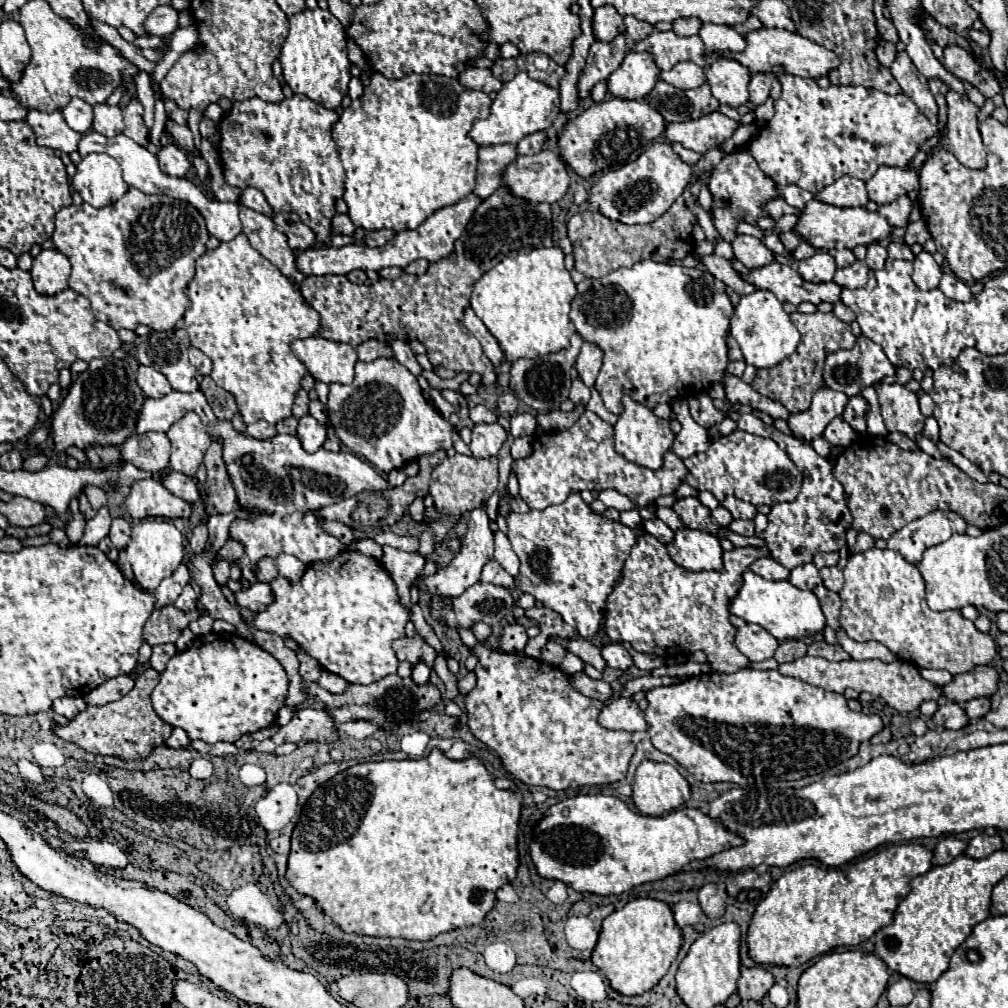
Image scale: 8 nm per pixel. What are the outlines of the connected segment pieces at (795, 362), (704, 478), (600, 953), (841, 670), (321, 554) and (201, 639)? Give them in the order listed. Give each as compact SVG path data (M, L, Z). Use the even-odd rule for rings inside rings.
M794 312L794 314L790 314L790 318L792 318L794 326L798 328L798 332L802 334L802 340L800 340L796 352L792 356L784 358L774 368L758 370L758 374L756 374L754 382L752 382L752 388L756 392L760 392L762 396L784 404L792 414L796 414L796 412L808 410L812 394L818 388L824 386L824 380L822 380L824 358L830 352L836 352L840 348L852 348L856 344L856 336L852 334L850 324L836 318L834 312L828 312L828 314L822 314L822 312L800 314L800 312Z
M736 430L716 442L710 442L710 448L706 452L686 458L684 464L690 472L686 476L686 482L696 490L708 490L720 502L726 496L736 496L754 506L776 506L780 502L794 502L804 478L800 468L788 458L782 448L778 448L774 440L760 438L742 430Z
M634 898L602 922L592 962L604 972L616 992L634 996L644 994L658 984L658 980L668 972L680 946L682 932L676 926L672 908L662 900Z
M804 656L804 658L798 658L798 660L790 662L790 664L780 664L778 672L784 674L784 676L800 678L800 680L804 680L808 684L814 684L814 686L820 686L824 690L838 692L838 694L842 694L846 688L854 688L856 692L874 694L878 698L884 698L886 704L890 708L898 710L900 714L904 714L904 712L908 714L908 712L918 710L922 702L928 702L928 700L940 702L942 700L942 688L928 682L926 678L922 678L920 668L916 668L914 664L904 662L904 660L894 660L890 664L880 662L880 660L830 662L830 660L816 658L816 656Z
M198 390L198 392L192 392L192 394L182 394L182 392L170 392L170 394L166 394L164 398L146 398L144 400L144 406L142 406L142 410L140 410L140 418L138 418L138 422L136 422L136 428L134 428L134 434L146 434L146 432L168 432L168 428L174 424L174 422L178 422L186 412L190 412L190 410L194 410L200 418L202 418L202 422L204 422L204 426L206 426L206 430L208 430L208 434L210 436L218 436L222 442L224 442L224 462L226 462L226 468L228 468L228 474L230 474L230 478L232 478L232 482L234 482L234 490L236 490L236 498L238 498L238 502L240 502L240 506L244 506L244 508L248 508L248 510L270 510L272 514L270 516L258 516L256 520L252 520L252 522L248 522L248 520L236 520L234 524L232 524L232 528L230 528L230 536L232 538L236 538L236 540L242 540L244 542L244 546L246 546L246 554L244 554L244 558L240 558L238 560L238 564L242 566L242 580L244 580L244 588L248 588L250 584L254 584L256 582L256 578L254 578L254 564L262 558L262 556L270 556L270 558L276 558L278 554L282 554L282 552L286 552L286 554L294 554L296 558L300 558L306 566L310 566L312 562L316 562L316 560L322 560L322 562L330 562L336 554L340 554L346 546L338 540L338 538L334 538L334 536L328 536L328 534L324 534L322 532L322 528L318 526L318 518L316 518L316 514L312 512L312 510L318 510L318 508L322 508L322 506L328 506L328 504L334 504L334 502L340 502L340 500L344 500L344 498L352 498L352 496L356 496L356 494L360 494L360 492L364 492L364 490L370 490L370 492L384 492L384 490L388 490L390 488L390 484L388 484L388 480L374 468L374 466L370 466L366 460L362 460L362 458L358 458L356 454L352 454L352 452L330 452L330 450L324 450L324 448L320 448L320 450L316 450L314 454L308 454L304 448L302 448L302 444L300 444L300 440L298 440L298 436L290 436L290 434L278 434L276 438L272 438L272 440L264 440L264 442L260 442L260 440L254 440L254 438L250 438L250 436L244 436L244 434L238 434L234 428L232 428L232 424L230 422L220 422L214 414L212 414L212 410L210 410L210 406L208 406L208 402L206 402L206 398L204 398L204 394Z
M210 632L198 636L196 646L168 660L152 692L152 706L166 724L182 728L188 738L216 744L236 742L244 734L274 724L280 708L286 706L286 696L288 676L272 654L240 634Z

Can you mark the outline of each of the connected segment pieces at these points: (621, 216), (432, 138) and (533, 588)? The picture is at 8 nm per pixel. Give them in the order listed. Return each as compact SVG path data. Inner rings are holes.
M656 142L644 150L634 162L616 170L608 170L590 190L592 210L622 224L648 224L660 218L686 190L694 174L694 166L684 162L670 146L670 142Z
M374 74L370 84L364 88L364 94L354 100L340 116L340 120L334 124L334 140L338 144L340 160L346 170L346 190L344 190L344 202L348 204L348 216L352 222L364 230L380 230L380 228L390 228L394 232L400 230L414 230L418 228L428 216L432 216L436 210L460 202L466 194L470 194L476 186L476 162L478 162L478 144L468 136L472 130L472 124L476 118L488 118L490 116L490 106L492 100L486 92L476 92L466 86L462 86L456 78L446 78L446 76L436 76L436 74L408 74L400 80L388 80L382 74Z
M572 492L562 504L548 506L546 510L530 510L526 514L508 516L508 540L516 556L520 558L520 582L522 592L532 594L546 608L558 612L566 624L570 624L582 638L594 638L600 630L604 618L606 600L612 594L614 586L622 580L624 562L638 542L642 532L638 528L628 528L618 520L608 520L604 514L598 514L586 504L580 492Z

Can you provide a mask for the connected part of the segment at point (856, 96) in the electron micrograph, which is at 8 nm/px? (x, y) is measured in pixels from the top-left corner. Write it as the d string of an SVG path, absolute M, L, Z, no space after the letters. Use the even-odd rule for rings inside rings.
M780 74L780 76L778 76L778 82L782 84L782 94L780 94L780 98L774 102L776 114L774 114L774 118L766 124L766 130L760 130L758 136L750 142L748 152L750 152L752 158L758 162L760 170L762 170L764 174L768 174L772 180L776 180L778 184L782 184L782 186L794 184L794 186L800 186L800 188L804 188L804 190L808 190L808 192L820 192L820 190L824 190L826 186L830 186L832 182L836 182L838 178L842 178L844 174L856 176L856 178L860 178L860 180L870 180L870 178L874 176L874 172L876 172L882 164L888 164L888 166L908 166L908 162L912 160L912 156L918 152L918 146L920 146L922 142L926 142L928 138L932 138L932 136L938 134L936 124L932 124L932 122L916 108L916 104L914 104L906 94L894 94L894 96L890 96L890 94L884 94L884 92L880 92L880 90L864 88L864 86L828 86L828 88L820 88L820 86L816 84L816 80L812 80L812 78L808 78L808 80L806 80L806 78L798 78L798 76L792 76L792 74Z

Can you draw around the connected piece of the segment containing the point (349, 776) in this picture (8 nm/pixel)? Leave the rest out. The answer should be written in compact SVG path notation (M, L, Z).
M432 750L426 758L420 758L420 760L384 760L384 762L362 762L362 764L356 764L340 774L336 774L334 778L330 778L326 784L322 784L310 798L308 802L304 804L302 808L302 814L300 814L300 822L296 824L294 828L294 834L292 834L292 850L290 850L290 858L288 858L288 872L286 872L286 880L300 892L300 894L306 894L306 896L312 896L324 910L324 914L334 922L338 924L344 932L354 932L354 934L362 934L362 936L390 936L390 938L408 938L408 940L430 940L442 932L448 932L448 930L454 930L454 928L462 928L462 926L480 926L486 918L486 914L494 908L496 904L496 892L504 886L504 884L510 884L514 878L516 878L516 870L518 870L518 822L520 822L520 812L522 812L522 794L518 792L512 792L512 790L500 790L496 788L494 784L494 776L486 770L486 766L470 756L470 758L464 758L464 760L450 760L444 756L444 752L440 750Z

